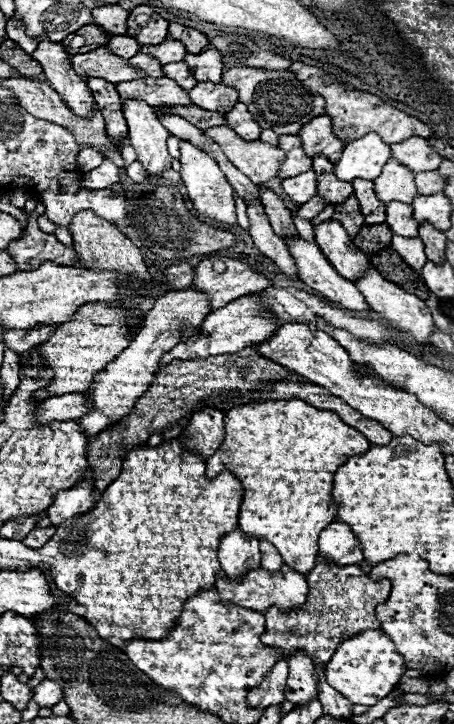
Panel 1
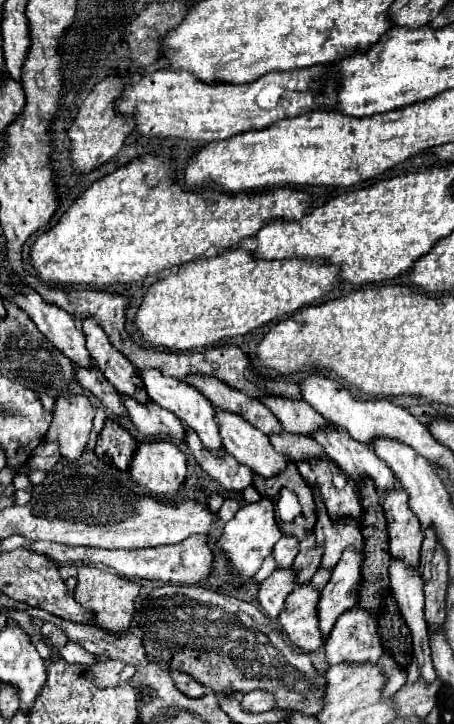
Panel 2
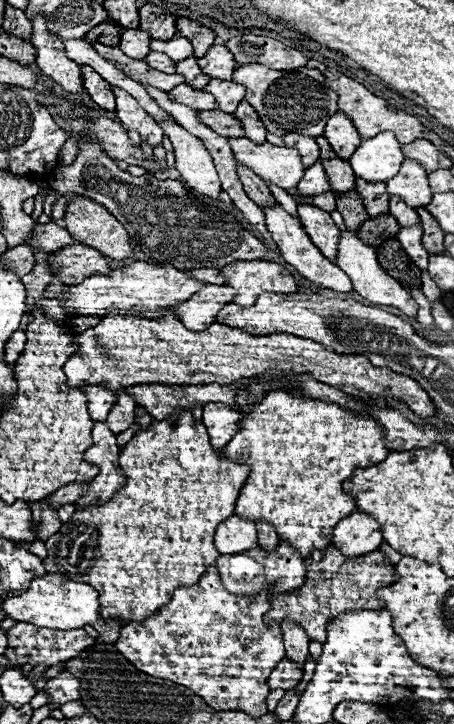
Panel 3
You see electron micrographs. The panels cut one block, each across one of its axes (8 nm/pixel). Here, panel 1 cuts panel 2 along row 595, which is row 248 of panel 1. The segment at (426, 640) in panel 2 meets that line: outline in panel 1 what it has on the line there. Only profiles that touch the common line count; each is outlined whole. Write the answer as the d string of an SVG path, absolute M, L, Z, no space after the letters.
M396 236L392 238L392 248L396 248L396 252L414 268L414 270L422 270L422 266L426 264L426 254L424 254L424 244L420 238L404 238L404 236Z

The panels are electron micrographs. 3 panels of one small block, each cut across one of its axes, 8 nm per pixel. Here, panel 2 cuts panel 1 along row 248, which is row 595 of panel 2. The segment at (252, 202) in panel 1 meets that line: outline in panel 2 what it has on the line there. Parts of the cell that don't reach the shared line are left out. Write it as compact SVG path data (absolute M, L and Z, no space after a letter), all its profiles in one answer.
M292 566L288 568L276 568L260 586L260 592L258 592L258 602L260 606L264 608L264 612L276 620L278 614L282 612L284 608L284 600L286 596L298 586L296 584L296 576L292 574Z

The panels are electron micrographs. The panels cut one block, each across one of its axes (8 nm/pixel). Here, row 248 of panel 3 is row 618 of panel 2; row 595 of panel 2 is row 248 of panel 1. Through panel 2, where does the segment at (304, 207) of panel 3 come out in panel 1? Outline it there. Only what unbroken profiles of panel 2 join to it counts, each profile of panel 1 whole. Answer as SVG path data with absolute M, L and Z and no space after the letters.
M326 220L314 226L316 244L322 248L324 256L332 262L336 272L348 280L358 280L364 270L370 268L370 260L360 252L348 232L336 220Z

